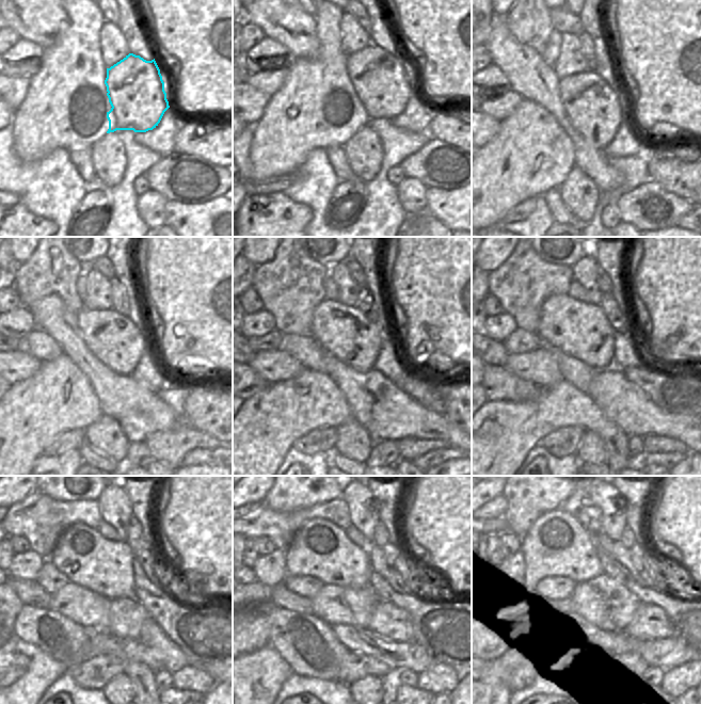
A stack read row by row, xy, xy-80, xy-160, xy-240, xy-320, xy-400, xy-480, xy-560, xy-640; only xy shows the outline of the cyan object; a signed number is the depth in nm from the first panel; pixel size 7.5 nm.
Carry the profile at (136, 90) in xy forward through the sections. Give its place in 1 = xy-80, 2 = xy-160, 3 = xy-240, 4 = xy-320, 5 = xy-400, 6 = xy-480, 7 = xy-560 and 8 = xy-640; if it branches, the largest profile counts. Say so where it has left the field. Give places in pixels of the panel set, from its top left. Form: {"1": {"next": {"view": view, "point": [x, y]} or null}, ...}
{"1": {"next": {"view": "xy-80", "point": [378, 85]}}, "2": {"next": {"view": "xy-160", "point": [598, 109]}}, "3": {"next": {"view": "xy-240", "point": [116, 341]}}, "4": {"next": {"view": "xy-320", "point": [343, 331]}}, "5": {"next": {"view": "xy-400", "point": [582, 330]}}, "6": {"next": {"view": "xy-480", "point": [88, 559]}}, "7": {"next": {"view": "xy-560", "point": [319, 548]}}, "8": {"next": {"view": "xy-640", "point": [556, 544]}}}

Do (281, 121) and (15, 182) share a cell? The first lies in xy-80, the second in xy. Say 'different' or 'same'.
different

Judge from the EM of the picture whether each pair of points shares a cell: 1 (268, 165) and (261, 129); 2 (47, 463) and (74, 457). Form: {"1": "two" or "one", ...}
{"1": "one", "2": "one"}

